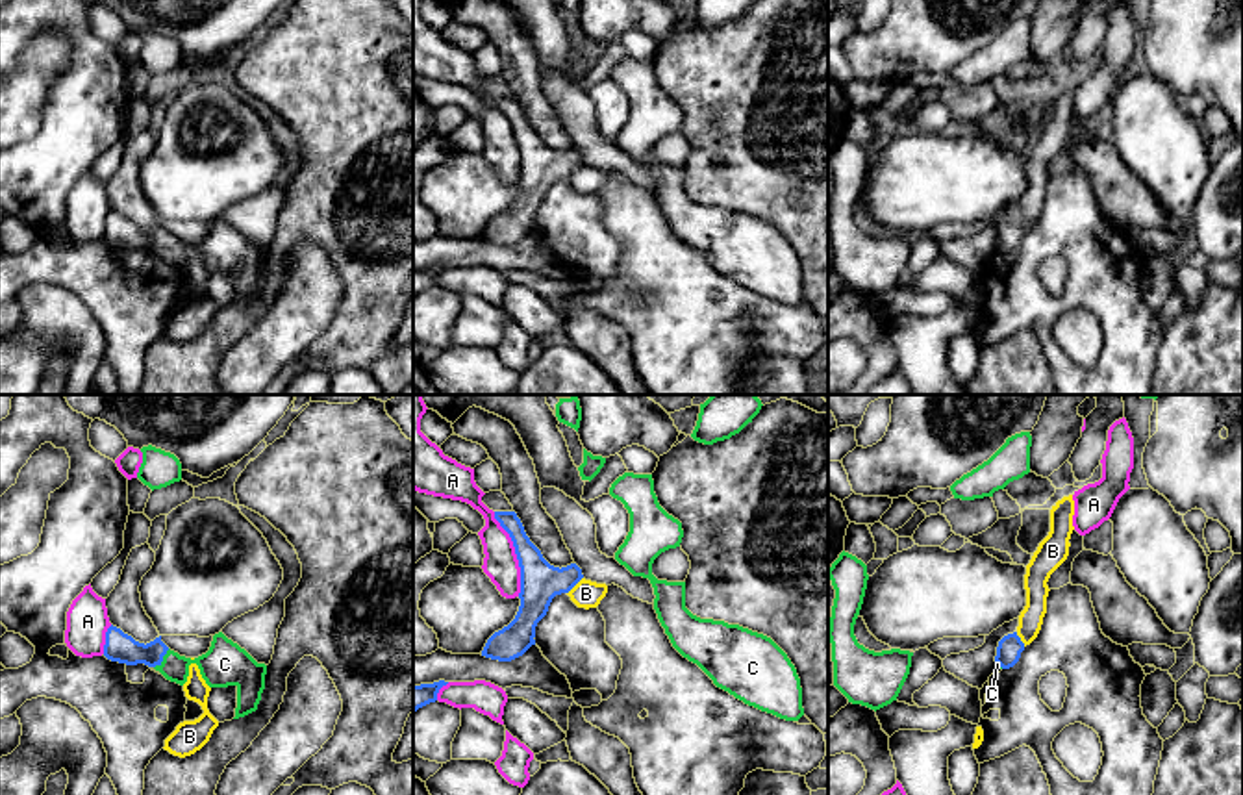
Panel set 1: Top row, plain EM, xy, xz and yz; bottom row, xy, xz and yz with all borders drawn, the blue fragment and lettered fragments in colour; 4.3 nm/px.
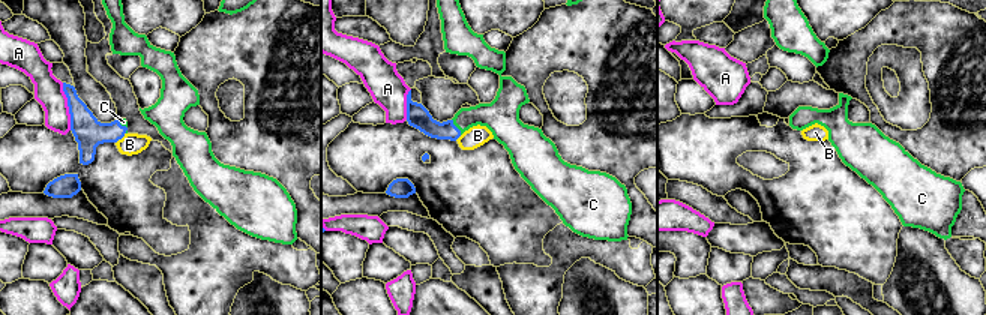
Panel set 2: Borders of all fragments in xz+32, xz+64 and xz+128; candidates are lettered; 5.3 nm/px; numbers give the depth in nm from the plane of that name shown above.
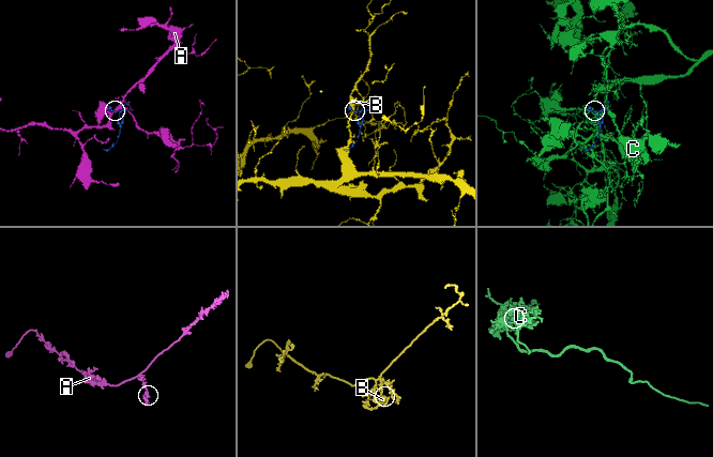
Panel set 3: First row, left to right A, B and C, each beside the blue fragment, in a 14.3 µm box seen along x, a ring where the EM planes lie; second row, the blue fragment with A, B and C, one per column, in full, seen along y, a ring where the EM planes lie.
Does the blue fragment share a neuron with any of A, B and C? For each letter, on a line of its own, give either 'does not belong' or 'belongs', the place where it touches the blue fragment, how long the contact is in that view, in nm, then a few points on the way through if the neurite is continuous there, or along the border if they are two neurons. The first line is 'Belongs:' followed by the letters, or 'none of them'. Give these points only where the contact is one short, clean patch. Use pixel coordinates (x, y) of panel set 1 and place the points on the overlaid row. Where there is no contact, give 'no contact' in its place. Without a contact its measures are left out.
Belongs: C
A: does not belong | xz (515, 553) | 380 nm
B: does not belong | xz (575, 584) | 100 nm
C: belongs | xy (162, 658) | 110 nm | across xy (119, 647), (162, 658), (219, 664)

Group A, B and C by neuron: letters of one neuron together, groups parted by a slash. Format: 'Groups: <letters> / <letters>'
Groups: A / B / C

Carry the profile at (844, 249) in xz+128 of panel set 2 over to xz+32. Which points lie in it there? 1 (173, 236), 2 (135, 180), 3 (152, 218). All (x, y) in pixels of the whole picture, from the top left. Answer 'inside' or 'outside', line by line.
1: inside
2: inside
3: inside

